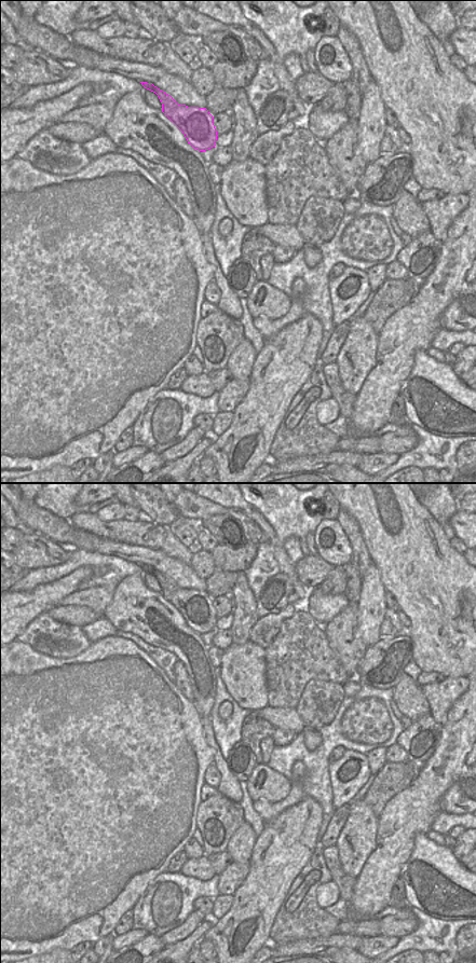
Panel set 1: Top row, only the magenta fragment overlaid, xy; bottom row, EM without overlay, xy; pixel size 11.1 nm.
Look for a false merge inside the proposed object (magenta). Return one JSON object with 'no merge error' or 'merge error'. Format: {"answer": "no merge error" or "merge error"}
{"answer": "no merge error"}

